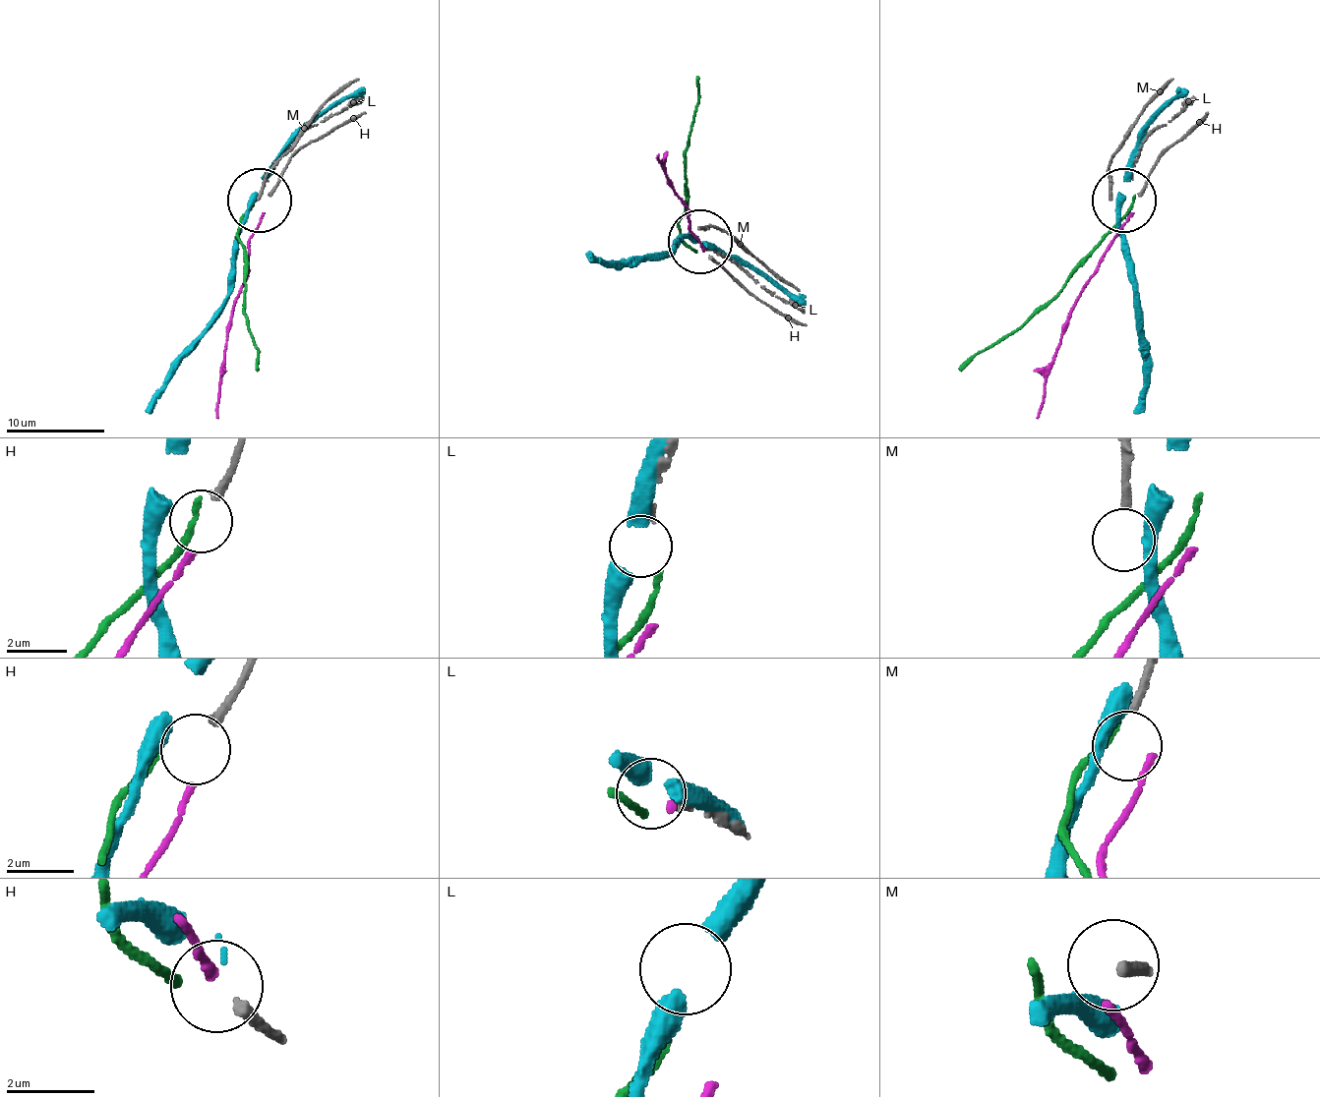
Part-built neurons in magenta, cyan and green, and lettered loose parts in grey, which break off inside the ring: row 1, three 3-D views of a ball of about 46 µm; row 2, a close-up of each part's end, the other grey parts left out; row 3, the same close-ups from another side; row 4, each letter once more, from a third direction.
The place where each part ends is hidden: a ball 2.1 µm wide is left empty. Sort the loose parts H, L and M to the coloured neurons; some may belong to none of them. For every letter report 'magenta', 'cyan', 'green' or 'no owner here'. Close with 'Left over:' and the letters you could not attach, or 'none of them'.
H: no owner here
L: no owner here
M: no owner here
Left over: H, L, M

